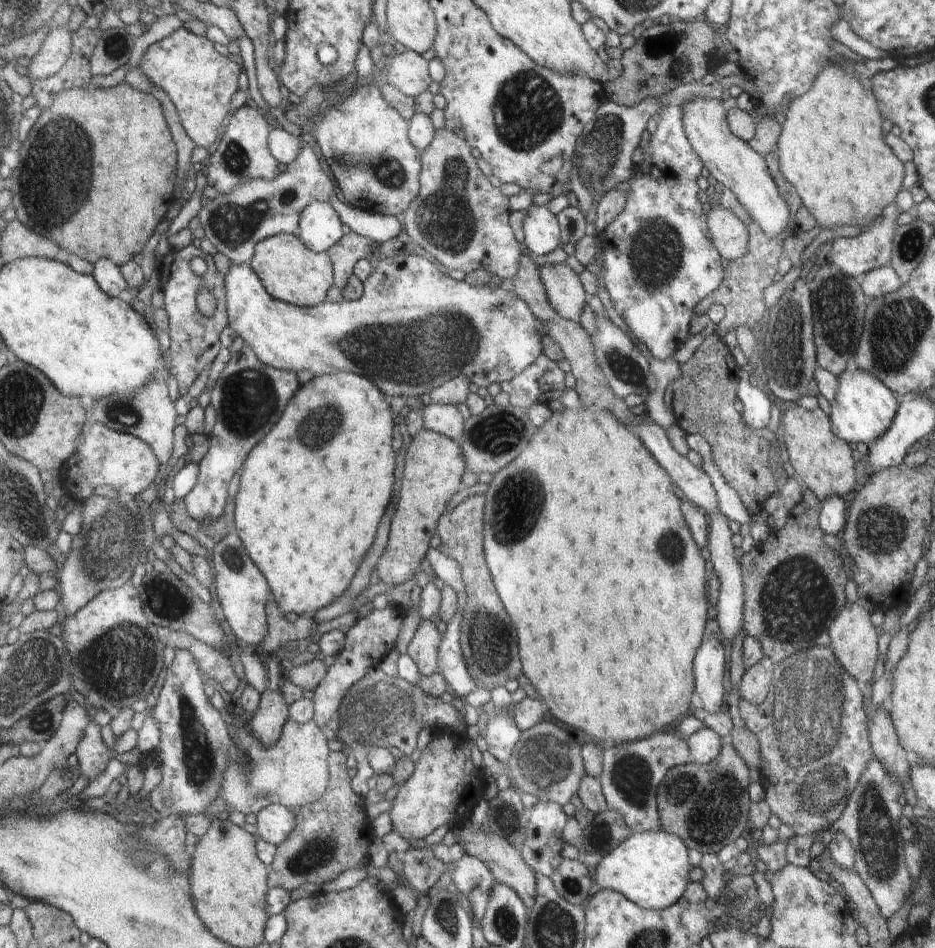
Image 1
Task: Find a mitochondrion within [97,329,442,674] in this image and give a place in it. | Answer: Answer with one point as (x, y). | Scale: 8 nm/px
(250, 398)

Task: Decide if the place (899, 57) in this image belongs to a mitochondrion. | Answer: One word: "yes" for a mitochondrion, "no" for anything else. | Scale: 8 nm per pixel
no

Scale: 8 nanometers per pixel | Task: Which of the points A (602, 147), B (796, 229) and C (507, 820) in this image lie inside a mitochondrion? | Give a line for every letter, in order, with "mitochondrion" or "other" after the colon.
A: mitochondrion
B: other
C: mitochondrion

